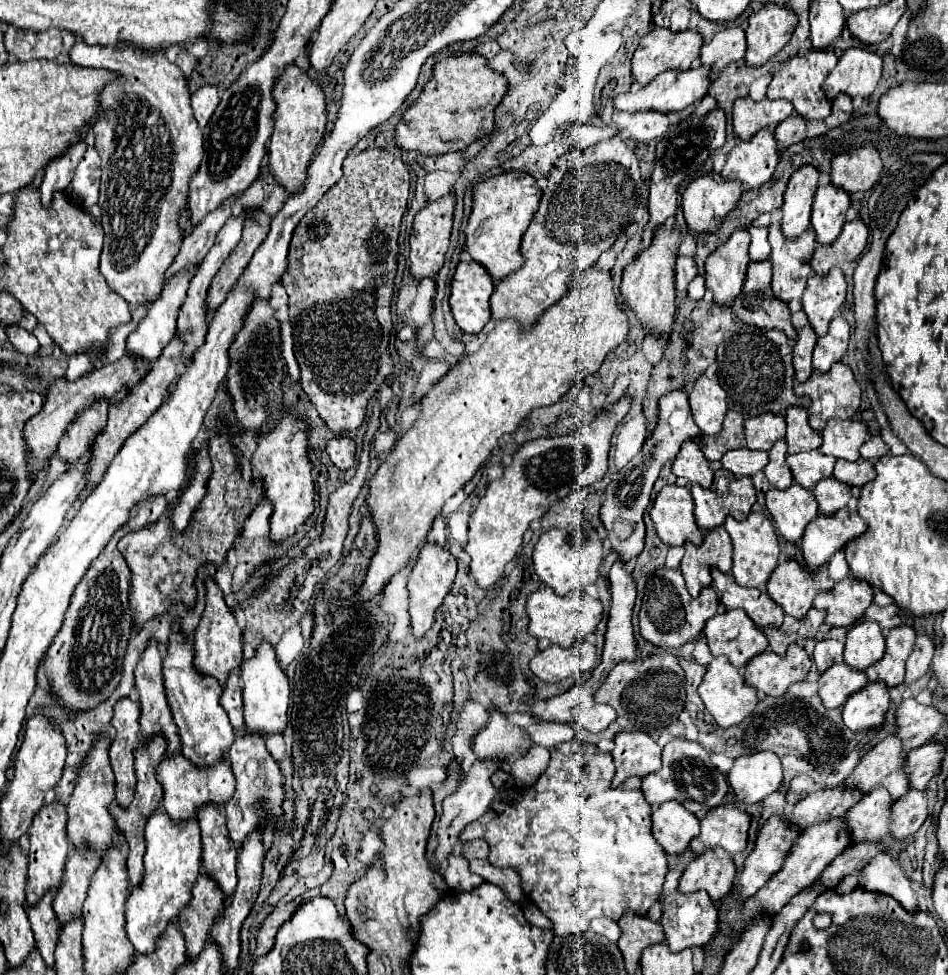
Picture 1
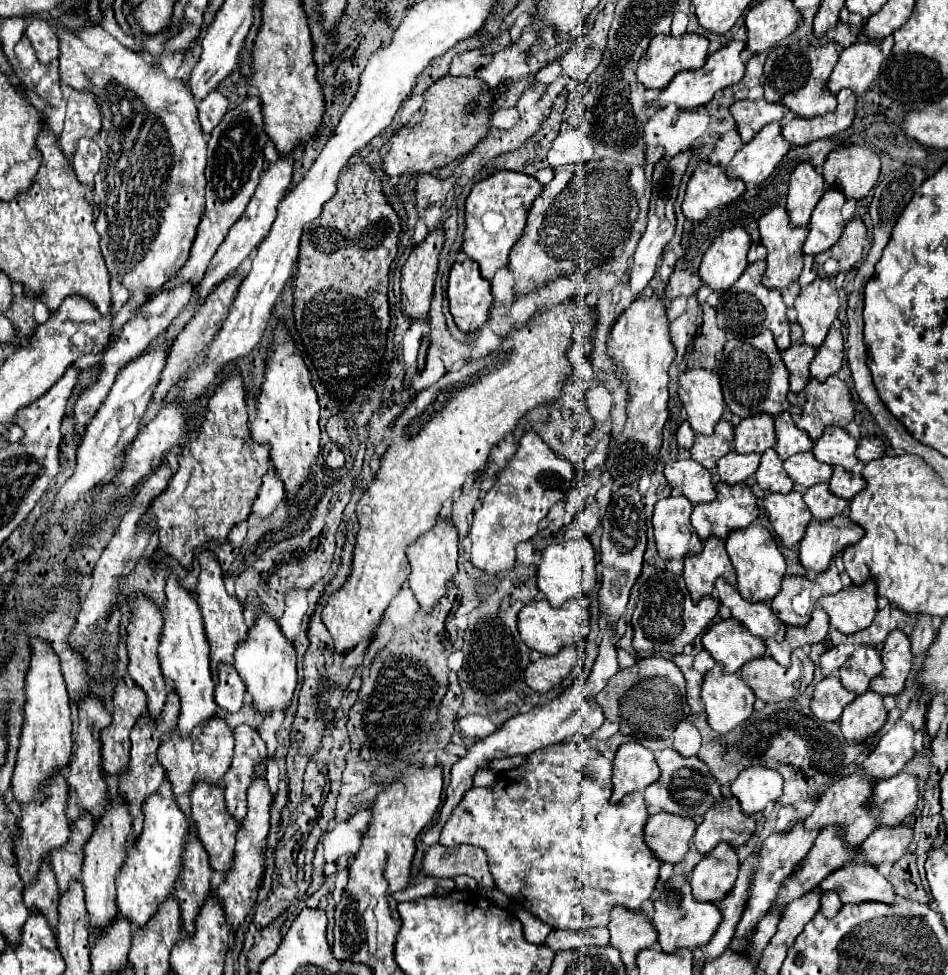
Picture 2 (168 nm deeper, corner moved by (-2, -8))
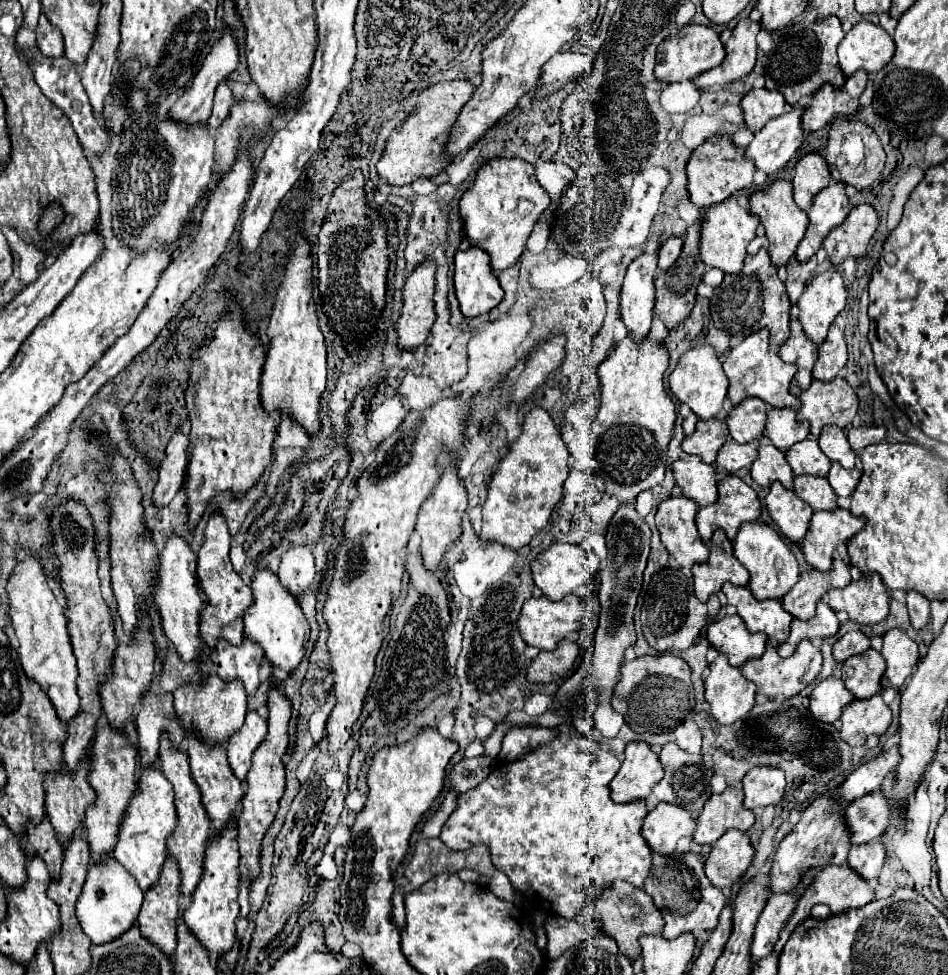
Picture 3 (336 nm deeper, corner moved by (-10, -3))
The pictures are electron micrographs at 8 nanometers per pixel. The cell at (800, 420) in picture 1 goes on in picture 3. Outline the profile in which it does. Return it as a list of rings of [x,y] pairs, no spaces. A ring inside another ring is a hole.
[[[790,407],[784,409],[770,409],[768,419],[766,419],[766,429],[764,435],[780,449],[788,451],[794,443],[804,441],[810,435],[810,425],[804,421],[796,421],[796,411]]]

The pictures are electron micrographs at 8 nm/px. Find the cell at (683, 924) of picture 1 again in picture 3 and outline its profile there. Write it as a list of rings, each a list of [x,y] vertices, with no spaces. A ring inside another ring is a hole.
[[[674,853],[668,861],[668,867],[658,877],[658,895],[654,895],[654,903],[660,911],[664,911],[664,937],[676,939],[682,933],[692,933],[696,929],[700,931],[712,931],[718,925],[720,911],[726,905],[726,897],[720,889],[716,889],[704,875],[704,867],[698,861],[696,853]]]

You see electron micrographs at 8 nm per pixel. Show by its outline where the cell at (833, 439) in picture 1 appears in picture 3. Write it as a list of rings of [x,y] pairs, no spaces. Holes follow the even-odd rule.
[[[824,425],[818,443],[820,443],[820,449],[824,451],[824,455],[832,461],[838,461],[844,469],[852,469],[856,465],[858,455],[848,445],[848,435],[844,429],[840,429],[836,425]]]

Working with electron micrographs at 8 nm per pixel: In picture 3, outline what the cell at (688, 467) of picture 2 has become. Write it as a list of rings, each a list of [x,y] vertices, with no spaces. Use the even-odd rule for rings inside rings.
[[[684,455],[672,463],[676,485],[682,487],[682,493],[694,499],[700,507],[706,507],[718,497],[718,481],[714,465],[704,463],[696,455]]]

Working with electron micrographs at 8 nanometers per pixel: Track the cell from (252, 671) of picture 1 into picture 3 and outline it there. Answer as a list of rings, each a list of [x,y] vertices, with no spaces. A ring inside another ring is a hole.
[[[270,571],[256,573],[252,581],[252,593],[254,605],[244,613],[244,637],[260,645],[264,663],[268,663],[272,669],[282,669],[290,675],[300,665],[306,653],[306,643],[310,635],[308,621],[298,601],[280,585],[278,577]]]

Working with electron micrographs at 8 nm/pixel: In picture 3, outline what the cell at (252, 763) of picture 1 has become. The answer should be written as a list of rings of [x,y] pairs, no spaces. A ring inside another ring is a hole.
[[[250,711],[246,715],[246,723],[242,725],[242,729],[230,737],[230,741],[226,745],[228,763],[240,781],[246,781],[252,755],[254,755],[256,747],[264,741],[266,733],[268,733],[266,721],[256,711]]]

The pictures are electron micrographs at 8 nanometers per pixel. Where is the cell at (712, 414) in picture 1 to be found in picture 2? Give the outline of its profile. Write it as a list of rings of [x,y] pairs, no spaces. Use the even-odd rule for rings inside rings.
[[[694,368],[678,376],[678,398],[688,412],[688,422],[696,434],[712,434],[724,412],[724,398],[718,374]]]

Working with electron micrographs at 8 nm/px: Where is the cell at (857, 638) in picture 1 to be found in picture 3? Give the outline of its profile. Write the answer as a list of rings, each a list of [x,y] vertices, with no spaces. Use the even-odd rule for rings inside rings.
[[[868,649],[856,657],[844,661],[844,677],[848,691],[854,693],[856,699],[866,699],[876,695],[880,687],[880,679],[884,675],[884,659],[878,651]]]

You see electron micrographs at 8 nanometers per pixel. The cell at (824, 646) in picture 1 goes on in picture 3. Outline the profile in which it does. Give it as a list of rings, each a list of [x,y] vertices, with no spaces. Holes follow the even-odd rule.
[[[852,631],[852,633],[846,633],[844,637],[840,637],[834,643],[832,653],[834,653],[834,659],[838,663],[842,663],[842,661],[846,661],[852,655],[864,653],[868,647],[870,647],[870,639],[862,631]]]

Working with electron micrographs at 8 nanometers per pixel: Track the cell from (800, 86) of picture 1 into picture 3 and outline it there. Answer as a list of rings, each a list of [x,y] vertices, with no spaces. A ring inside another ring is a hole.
[[[828,17],[824,21],[814,23],[794,23],[778,33],[774,37],[774,49],[768,53],[768,65],[764,67],[766,77],[766,89],[780,91],[790,105],[798,103],[804,97],[812,97],[822,85],[830,83],[832,87],[844,85],[844,75],[838,65],[836,49],[840,41],[844,39],[842,23],[836,17]]]

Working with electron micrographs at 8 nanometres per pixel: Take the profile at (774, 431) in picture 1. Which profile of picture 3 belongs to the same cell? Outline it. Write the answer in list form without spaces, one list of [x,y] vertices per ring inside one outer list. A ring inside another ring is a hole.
[[[746,399],[744,405],[736,405],[726,421],[732,439],[738,443],[762,439],[766,411],[768,411],[768,407],[760,399]]]

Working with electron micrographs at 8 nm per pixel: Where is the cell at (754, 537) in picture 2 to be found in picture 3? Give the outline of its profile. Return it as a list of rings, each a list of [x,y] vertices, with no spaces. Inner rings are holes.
[[[758,521],[744,523],[734,539],[734,555],[748,569],[748,573],[750,573],[748,587],[754,597],[760,597],[760,601],[782,599],[800,577],[798,561],[796,561],[794,553],[784,543],[780,533],[770,525],[764,525]]]

